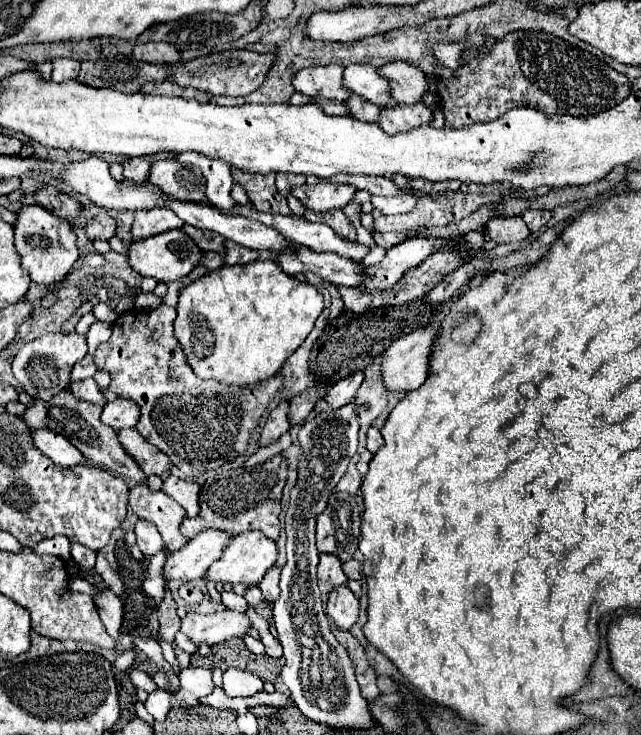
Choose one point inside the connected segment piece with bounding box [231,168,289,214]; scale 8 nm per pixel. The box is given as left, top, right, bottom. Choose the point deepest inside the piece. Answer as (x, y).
(261, 188)

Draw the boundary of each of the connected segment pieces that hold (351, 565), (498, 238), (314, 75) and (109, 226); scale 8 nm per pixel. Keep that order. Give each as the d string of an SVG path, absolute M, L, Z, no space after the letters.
M351 558L343 564L343 572L347 574L347 578L355 578L355 580L361 580L363 578L363 572L361 572L361 562Z
M511 216L511 218L493 218L487 222L487 232L493 242L497 244L509 244L509 242L519 242L525 240L531 232L521 220L521 216Z
M339 64L305 68L293 76L293 86L297 92L313 96L345 102L351 92L343 86L343 68Z
M101 212L85 226L85 232L91 240L111 240L115 236L115 230L117 230L117 222L107 212Z

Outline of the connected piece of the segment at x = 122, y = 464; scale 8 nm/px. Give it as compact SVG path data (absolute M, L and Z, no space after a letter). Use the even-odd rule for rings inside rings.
M63 390L61 394L53 396L49 402L35 400L35 404L27 406L23 420L29 424L31 430L53 430L57 434L63 434L65 438L71 440L73 446L77 446L85 458L93 460L97 466L103 466L107 472L115 472L127 480L143 482L145 474L139 470L139 466L125 454L125 450L117 442L117 432L111 426L105 426L99 416L101 416L101 406L93 406L89 402L81 402L69 390Z

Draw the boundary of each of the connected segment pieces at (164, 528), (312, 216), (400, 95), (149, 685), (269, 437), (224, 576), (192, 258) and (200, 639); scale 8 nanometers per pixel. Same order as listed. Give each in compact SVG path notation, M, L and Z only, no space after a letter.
M137 484L129 490L129 508L143 520L157 524L165 548L169 552L185 546L185 538L179 532L179 524L185 518L185 510L169 498L165 492L149 490L147 484Z
M335 208L335 210L327 210L327 212L315 212L315 210L305 210L305 216L311 222L325 222L329 224L333 230L337 230L337 234L341 234L343 238L353 238L355 240L355 228L351 224L351 220L347 218L347 214L343 212L343 208Z
M391 62L381 66L379 70L381 76L389 80L393 102L397 104L415 104L423 100L423 96L429 92L429 82L425 74L409 62Z
M133 668L133 670L131 670L131 682L133 682L137 688L143 688L145 692L153 692L153 690L157 690L155 682L153 682L143 670L139 670L139 668Z
M283 400L283 402L269 414L267 424L265 424L265 428L261 430L261 438L259 438L259 444L261 444L261 446L267 446L267 444L275 442L281 434L285 434L285 432L291 430L291 422L289 422L287 410L289 410L289 402Z
M257 532L237 534L233 538L233 542L225 548L223 556L211 564L203 582L215 582L215 584L239 584L239 582L243 582L249 586L257 586L261 582L261 578L265 576L265 572L275 564L275 560L277 560L277 546L273 540L269 540Z
M169 230L153 238L133 242L129 248L129 266L141 276L149 276L157 282L169 284L169 282L177 282L179 278L187 276L193 268L201 266L203 254L205 252L183 230Z
M223 610L211 616L191 612L181 620L181 632L187 634L187 638L195 646L201 646L201 644L213 646L233 636L245 636L249 626L251 626L249 618L233 610Z

